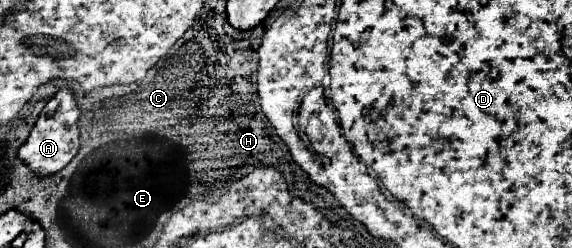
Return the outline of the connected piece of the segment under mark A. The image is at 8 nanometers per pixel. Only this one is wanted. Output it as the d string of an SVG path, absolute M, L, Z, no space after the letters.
M58 89L54 93L54 97L50 97L46 101L46 105L44 105L44 109L42 109L30 137L18 149L18 157L26 165L30 165L30 169L36 175L54 175L54 173L58 173L78 153L78 147L80 147L78 119L80 119L80 107L78 107L78 101L74 97L74 91Z

